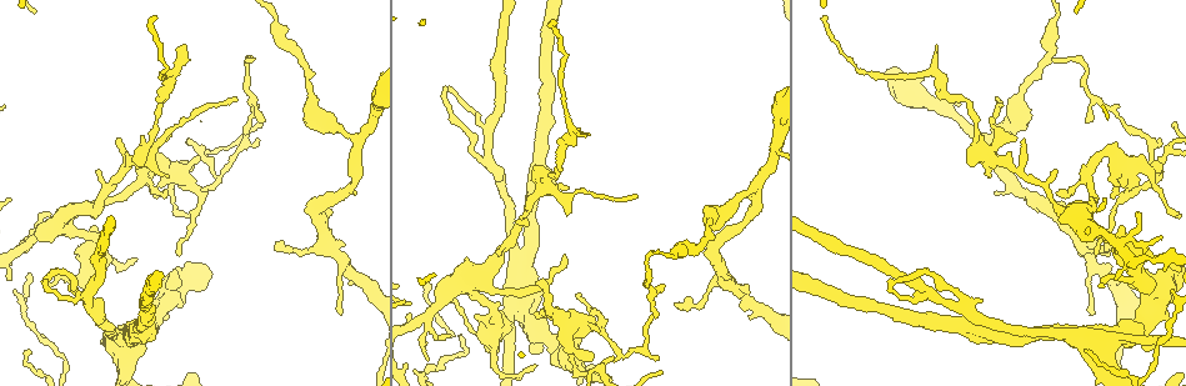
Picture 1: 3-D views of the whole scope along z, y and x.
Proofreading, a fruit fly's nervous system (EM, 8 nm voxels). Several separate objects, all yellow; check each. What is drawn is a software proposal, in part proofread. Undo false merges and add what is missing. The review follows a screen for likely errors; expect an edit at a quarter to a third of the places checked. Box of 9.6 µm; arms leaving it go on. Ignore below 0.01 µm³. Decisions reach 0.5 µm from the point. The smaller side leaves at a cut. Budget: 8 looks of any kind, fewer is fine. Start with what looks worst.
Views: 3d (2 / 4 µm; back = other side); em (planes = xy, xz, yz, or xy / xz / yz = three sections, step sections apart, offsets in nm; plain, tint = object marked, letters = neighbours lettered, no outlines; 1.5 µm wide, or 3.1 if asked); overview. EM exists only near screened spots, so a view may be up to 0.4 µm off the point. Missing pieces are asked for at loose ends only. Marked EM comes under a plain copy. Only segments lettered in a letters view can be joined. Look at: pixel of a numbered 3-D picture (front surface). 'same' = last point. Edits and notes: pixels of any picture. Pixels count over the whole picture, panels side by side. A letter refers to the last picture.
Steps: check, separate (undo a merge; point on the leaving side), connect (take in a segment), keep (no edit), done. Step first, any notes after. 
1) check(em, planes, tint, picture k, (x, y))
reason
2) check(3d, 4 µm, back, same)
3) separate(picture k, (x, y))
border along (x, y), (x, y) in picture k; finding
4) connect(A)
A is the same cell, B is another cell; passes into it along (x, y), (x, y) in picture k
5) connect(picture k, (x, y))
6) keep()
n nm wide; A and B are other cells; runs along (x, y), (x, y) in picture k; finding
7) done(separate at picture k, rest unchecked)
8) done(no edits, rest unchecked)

check(em, planes, tint, picture 1, (443, 95))
closes a loop

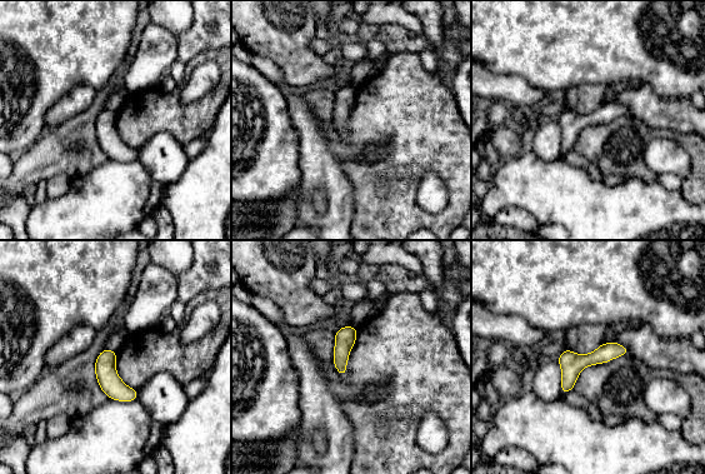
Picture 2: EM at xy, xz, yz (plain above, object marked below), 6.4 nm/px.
check(em, planes, letters, same)

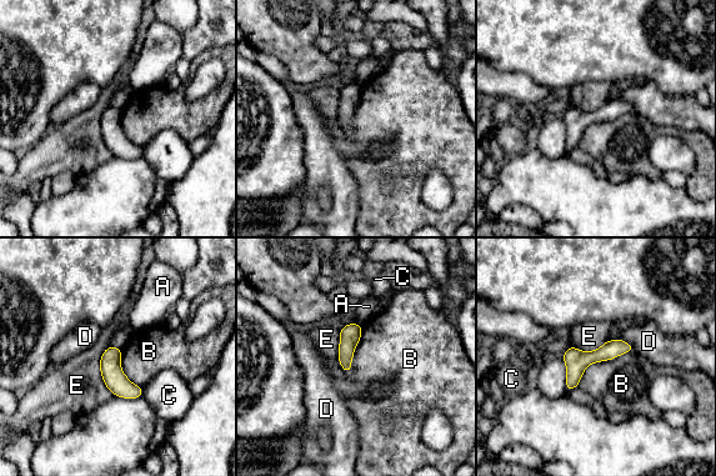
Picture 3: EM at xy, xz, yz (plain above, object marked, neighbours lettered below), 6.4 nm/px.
keep()
A, B, C, D and E are other cells; border along (362, 325), (351, 370), (346, 374) in picture 3; one neuron here

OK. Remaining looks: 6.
check(em, planes, tint, picture 1, (28, 245))

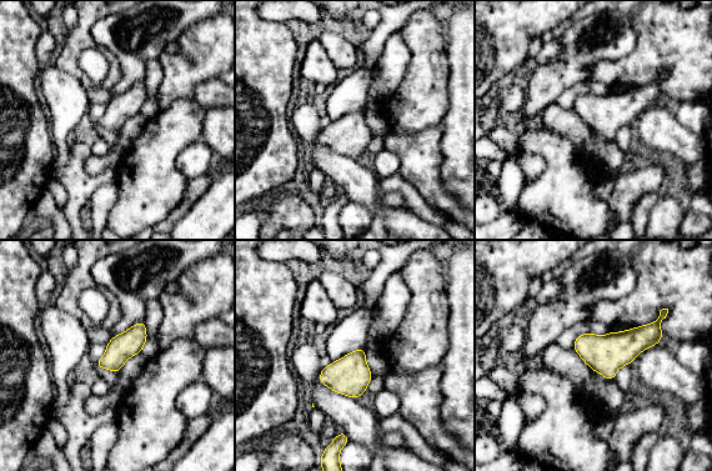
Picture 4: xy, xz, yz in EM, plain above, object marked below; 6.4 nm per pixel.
check(em, planes, letters, same)

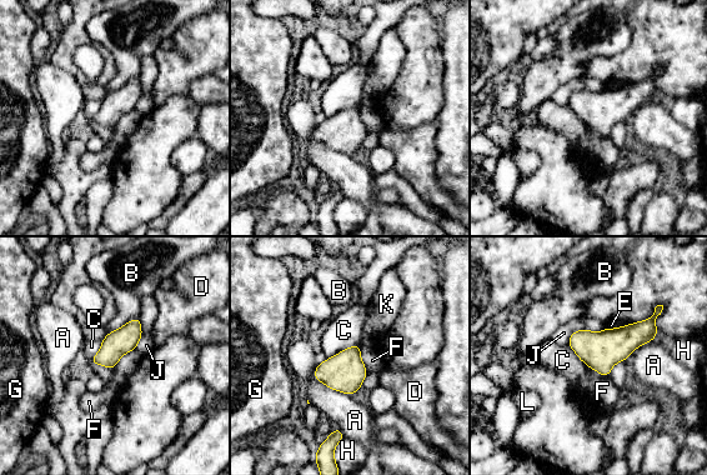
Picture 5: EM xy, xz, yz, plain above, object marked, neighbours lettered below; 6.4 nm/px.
keep()
170 nm wide; A touches over 300 nm; A, B, C, D, E, F, G, H, J, K and L are other cells; one neuron here

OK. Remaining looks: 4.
check(3d, 4 µm, picture 1, (996, 99))
thin end

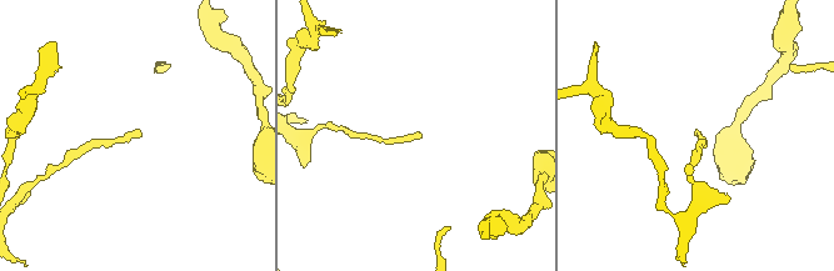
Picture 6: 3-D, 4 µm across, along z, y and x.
check(em, planes, letters, picture 6, (140, 135))

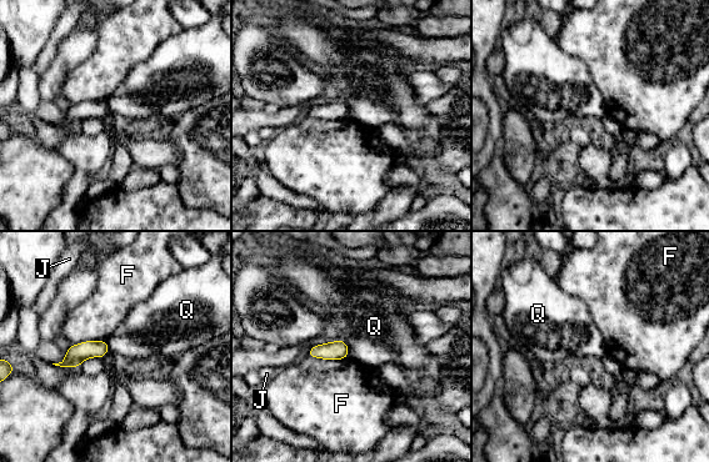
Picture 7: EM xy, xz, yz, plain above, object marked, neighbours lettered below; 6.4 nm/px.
keep()
120 nm wide; F, J and Q are other cells; border along (341, 339), (349, 353) in picture 7; none of them fits

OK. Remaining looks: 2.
check(em, yz, step 8, letters, picture 1, (309, 98))
calibre changes

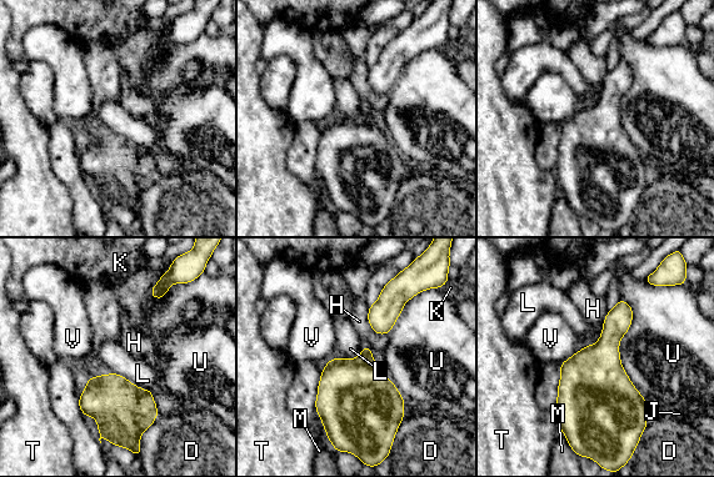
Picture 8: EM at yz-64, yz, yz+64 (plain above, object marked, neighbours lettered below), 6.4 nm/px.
keep()
D, H, J, K, L, M, T, U and V are other cells; border along (115, 372), (135, 385), (151, 391) in picture 8; all the same neuron

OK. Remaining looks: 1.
done(no edits, rest unchecked)

